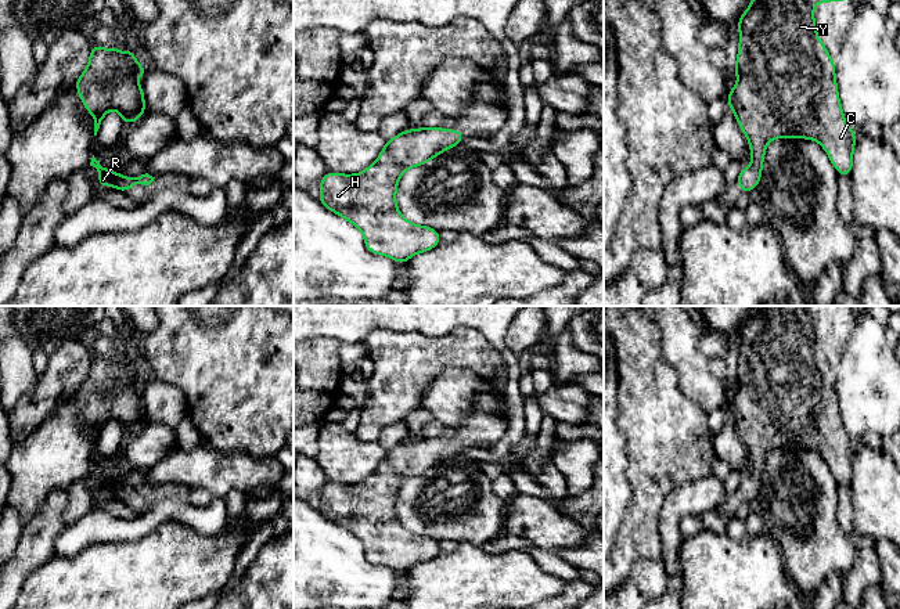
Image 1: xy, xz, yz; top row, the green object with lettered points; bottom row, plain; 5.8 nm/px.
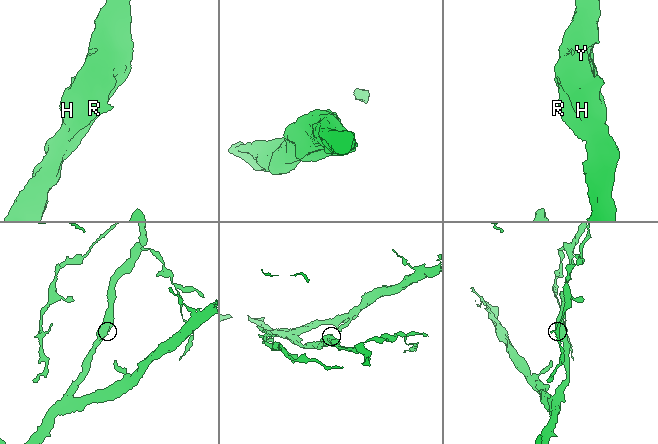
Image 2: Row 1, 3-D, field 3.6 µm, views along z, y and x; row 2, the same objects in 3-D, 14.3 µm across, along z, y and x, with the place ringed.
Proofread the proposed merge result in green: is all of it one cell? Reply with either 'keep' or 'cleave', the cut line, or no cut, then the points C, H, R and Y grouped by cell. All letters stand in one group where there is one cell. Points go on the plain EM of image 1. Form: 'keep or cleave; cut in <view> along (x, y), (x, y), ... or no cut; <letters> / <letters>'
keep; no cut; C H R Y

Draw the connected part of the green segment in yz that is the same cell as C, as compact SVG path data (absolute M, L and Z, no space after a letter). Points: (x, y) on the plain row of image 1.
M753 306L748 320L738 329L739 357L732 381L738 385L735 397L727 404L730 419L749 451L752 471L748 479L739 482L735 493L744 502L759 496L768 451L792 447L818 451L828 464L838 486L850 487L856 443L847 435L835 388L835 372L824 353L817 346L814 334L814 313L834 310L850 311L852 306Z

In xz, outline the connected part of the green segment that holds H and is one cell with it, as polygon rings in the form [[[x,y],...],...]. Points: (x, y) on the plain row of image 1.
[[[408,439],[388,450],[378,469],[361,483],[341,484],[327,482],[320,493],[318,509],[328,520],[342,526],[363,543],[364,555],[371,563],[388,566],[403,574],[411,566],[439,555],[440,547],[439,541],[410,533],[400,525],[396,516],[399,489],[407,479],[425,475],[443,461],[457,457],[462,448],[462,442],[458,439]]]

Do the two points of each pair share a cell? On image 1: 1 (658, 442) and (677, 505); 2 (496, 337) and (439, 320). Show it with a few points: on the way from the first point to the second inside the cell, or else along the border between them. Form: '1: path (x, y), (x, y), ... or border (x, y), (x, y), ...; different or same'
1: border (704, 478), (680, 483), (668, 496), (659, 519); different
2: path (482, 323), (479, 320), (453, 320); same

